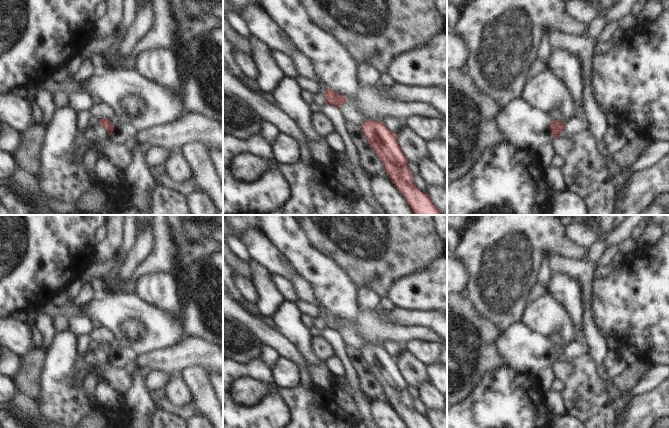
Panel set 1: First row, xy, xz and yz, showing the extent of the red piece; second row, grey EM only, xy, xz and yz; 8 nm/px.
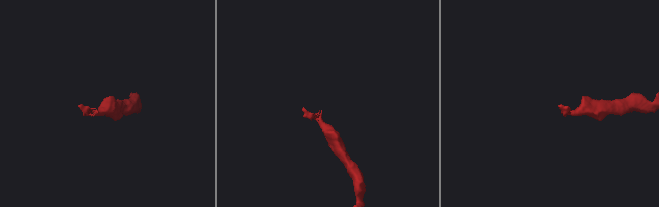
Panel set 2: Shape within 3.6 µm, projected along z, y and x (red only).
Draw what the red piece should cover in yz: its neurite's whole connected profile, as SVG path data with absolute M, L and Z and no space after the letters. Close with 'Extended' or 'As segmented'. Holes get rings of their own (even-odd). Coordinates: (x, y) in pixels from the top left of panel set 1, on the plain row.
M515 323L502 333L498 341L500 354L507 360L508 367L519 374L538 374L542 369L552 368L565 349L561 345L552 344L551 341L537 332L524 326L523 323Z. Extended.

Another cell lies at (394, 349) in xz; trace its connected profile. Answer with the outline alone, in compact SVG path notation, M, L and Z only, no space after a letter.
M387 340L383 344L384 349L391 356L396 357L405 350L405 343L395 343L393 341Z

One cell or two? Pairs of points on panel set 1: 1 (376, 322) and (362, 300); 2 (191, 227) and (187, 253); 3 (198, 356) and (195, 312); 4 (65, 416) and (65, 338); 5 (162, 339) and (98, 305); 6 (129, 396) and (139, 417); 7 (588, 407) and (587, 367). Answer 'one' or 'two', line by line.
1: two
2: two
3: two
4: one
5: one
6: one
7: one

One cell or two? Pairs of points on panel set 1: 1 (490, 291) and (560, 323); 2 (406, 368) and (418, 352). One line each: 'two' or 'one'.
1: two
2: two

